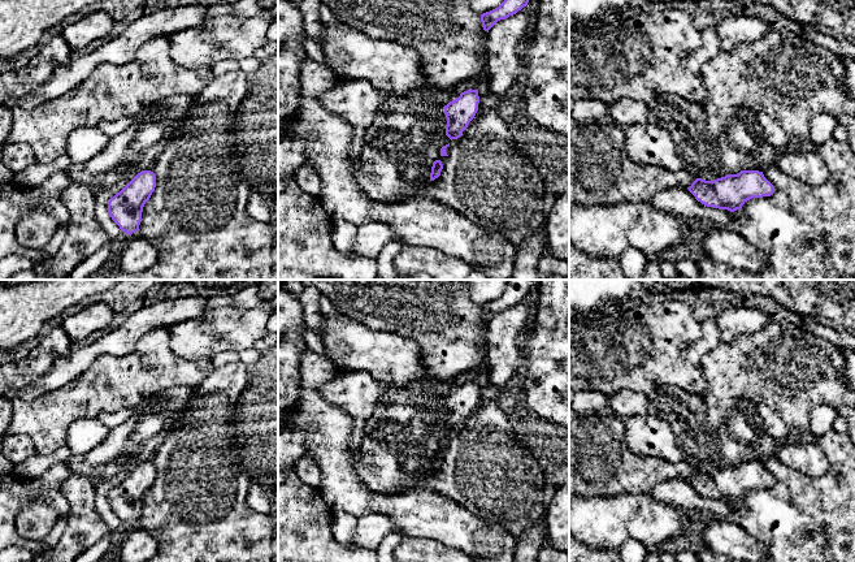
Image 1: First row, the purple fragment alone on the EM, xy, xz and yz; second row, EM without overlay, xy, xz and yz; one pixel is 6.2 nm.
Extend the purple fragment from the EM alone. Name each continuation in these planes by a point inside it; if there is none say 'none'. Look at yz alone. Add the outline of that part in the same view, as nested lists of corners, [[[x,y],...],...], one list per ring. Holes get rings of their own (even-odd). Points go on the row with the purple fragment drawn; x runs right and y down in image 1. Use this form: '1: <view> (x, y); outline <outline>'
none

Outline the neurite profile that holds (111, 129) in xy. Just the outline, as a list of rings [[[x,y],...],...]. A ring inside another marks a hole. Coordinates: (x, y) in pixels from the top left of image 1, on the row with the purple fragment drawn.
[[[129,117],[123,121],[117,122],[109,122],[109,121],[101,121],[99,122],[97,127],[109,138],[116,137],[117,134],[126,130],[133,122],[133,117]]]

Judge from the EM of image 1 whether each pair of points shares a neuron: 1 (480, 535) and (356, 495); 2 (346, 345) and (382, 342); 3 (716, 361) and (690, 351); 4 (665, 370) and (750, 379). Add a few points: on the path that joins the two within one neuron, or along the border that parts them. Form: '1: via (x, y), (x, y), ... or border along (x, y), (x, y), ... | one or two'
1: via (448, 523), (438, 517), (387, 505) | one
2: via (355, 345), (373, 345) | one
3: border along (723, 341), (707, 351), (698, 364) | two
4: border along (698, 366), (706, 384), (706, 390), (702, 396) | two

